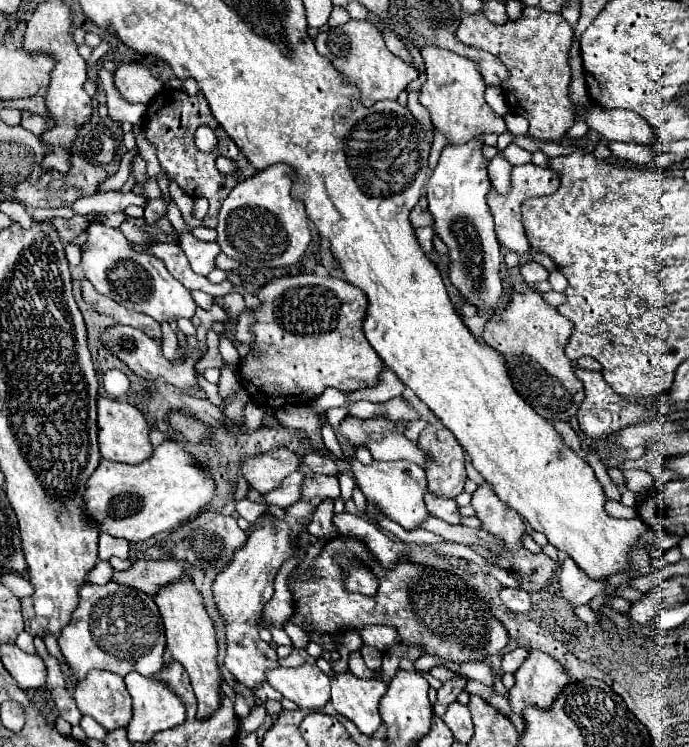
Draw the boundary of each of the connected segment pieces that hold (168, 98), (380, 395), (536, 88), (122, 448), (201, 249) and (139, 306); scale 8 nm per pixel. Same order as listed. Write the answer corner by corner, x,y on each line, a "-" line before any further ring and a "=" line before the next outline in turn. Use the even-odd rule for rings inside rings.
166,89
166,91
158,93
152,99
152,103
148,105
142,129
144,129
146,139
156,147
156,155
158,155
158,161
160,161
162,169
180,185
180,189
184,193
188,193
190,197
194,197
194,199
196,197
206,197
208,199
210,209
208,209
208,215
204,217
204,225
206,227
216,227
218,225
220,205
228,197
230,189
234,189
238,179
248,179
248,177
256,175
256,169
250,167
248,159
236,149
236,143
224,133
224,129
220,129
218,121
212,117
210,107
208,107
208,103
206,103
202,93
198,93
194,97
184,93
182,89
-
200,125
210,127
218,137
218,147
214,151
210,151
210,153
202,153
194,145
194,131
-
220,155
228,157
228,159
232,159
236,163
236,171
234,173
222,175
216,169
216,159
=
384,369
380,373
380,377
378,377
378,385
376,387
368,387
368,389
362,389
362,391
354,391
354,393
348,393
346,397
348,397
348,403
360,401
360,399
366,399
366,401
372,401
372,403
386,403
392,397
402,395
404,387
406,385
390,369
=
524,7
520,19
492,27
482,13
462,13
462,23
456,35
470,47
494,53
506,65
508,79
502,81
502,91
508,111
530,123
530,137
540,141
560,141
564,137
564,133
574,125
574,109
568,97
568,49
572,43
572,27
562,15
552,15
538,7
=
104,397
98,399
98,443
100,443
102,459
120,461
120,463
142,463
154,451
148,439
148,431
150,427
144,415
130,403
104,399
=
188,227
184,229
182,235
178,235
180,247
186,253
194,273
198,275
208,275
214,269
214,259
216,259
216,243
206,243
196,239
=
92,223
88,227
88,233
90,233
90,239
82,247
80,267
86,279
102,295
108,295
110,299
114,299
116,303
128,309
150,315
158,323
172,323
182,317
184,319
194,317
198,307
196,301
192,299
190,291
168,273
166,265
158,257
148,253
136,253
132,249
132,243
128,243
128,239
118,229

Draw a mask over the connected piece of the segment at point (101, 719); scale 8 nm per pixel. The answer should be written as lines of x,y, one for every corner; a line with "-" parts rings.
90,671
86,679
78,681
74,689
74,699
78,703
80,713
94,717
106,731
126,727
128,721
132,719
132,701
128,697
126,685
120,675
114,675
108,671

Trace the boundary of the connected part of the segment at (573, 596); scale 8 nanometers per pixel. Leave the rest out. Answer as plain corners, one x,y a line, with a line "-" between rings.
566,557
562,561
558,583
560,583
562,597
570,605
576,605
576,607
588,605
590,599
594,599
596,595
608,593
608,585
604,581
592,581
590,577
580,573
580,567
570,557

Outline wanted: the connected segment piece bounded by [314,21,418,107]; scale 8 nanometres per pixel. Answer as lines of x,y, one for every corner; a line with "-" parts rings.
348,21
340,27
320,29
314,43
316,51
324,55
350,85
358,87
364,107
370,107
372,103
382,99
398,99
400,91
404,91
406,85
418,77
418,71
414,67
406,65
400,57
388,51
382,33
370,21

